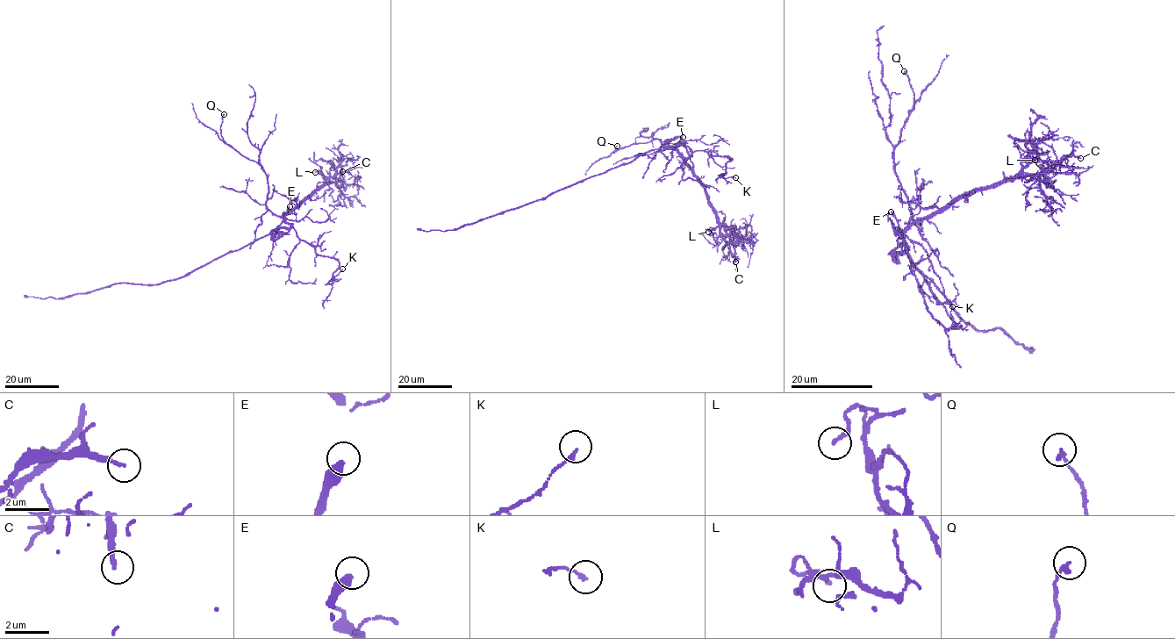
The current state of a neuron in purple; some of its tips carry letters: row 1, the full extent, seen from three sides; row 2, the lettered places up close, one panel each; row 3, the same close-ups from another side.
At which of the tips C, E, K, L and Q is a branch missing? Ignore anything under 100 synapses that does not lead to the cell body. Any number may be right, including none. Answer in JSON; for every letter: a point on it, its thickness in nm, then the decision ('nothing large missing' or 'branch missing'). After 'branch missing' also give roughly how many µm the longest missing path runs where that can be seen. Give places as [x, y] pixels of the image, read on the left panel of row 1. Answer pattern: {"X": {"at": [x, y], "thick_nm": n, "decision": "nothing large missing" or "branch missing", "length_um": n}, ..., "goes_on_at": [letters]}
{"C": {"at": [342, 171], "thick_nm": 200, "decision": "nothing large missing"}, "E": {"at": [290, 206], "thick_nm": 400, "decision": "nothing large missing"}, "K": {"at": [342, 269], "thick_nm": 150, "decision": "nothing large missing"}, "L": {"at": [315, 172], "thick_nm": 170, "decision": "nothing large missing"}, "Q": {"at": [224, 114], "thick_nm": 190, "decision": "nothing large missing"}, "goes_on_at": []}

